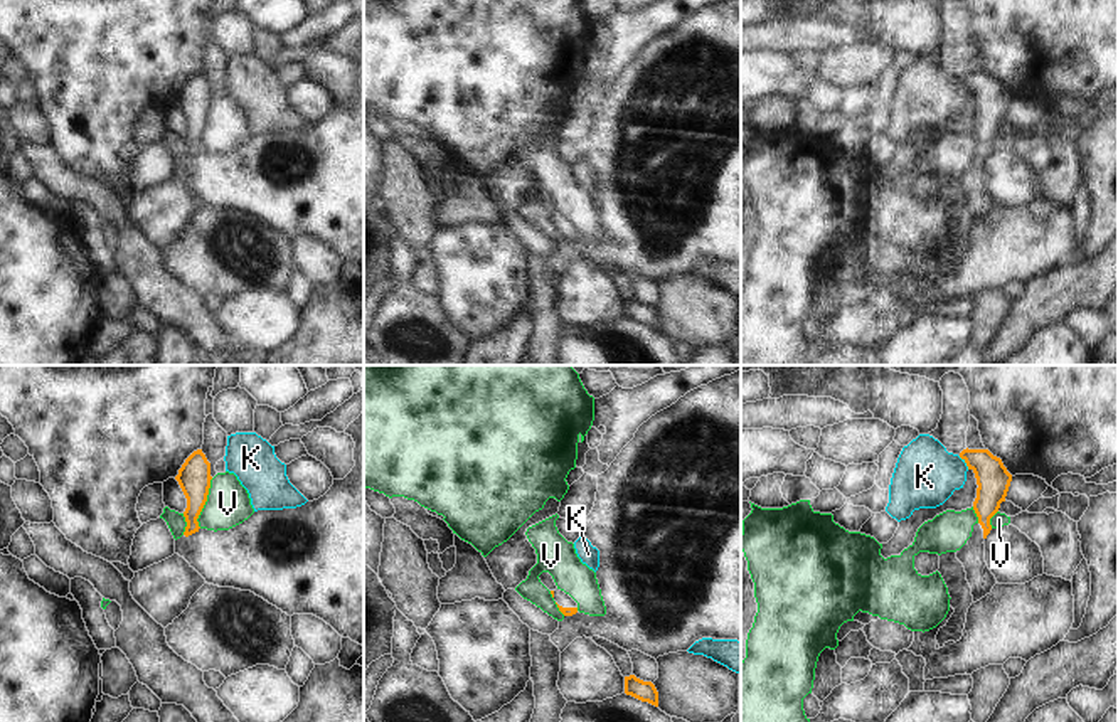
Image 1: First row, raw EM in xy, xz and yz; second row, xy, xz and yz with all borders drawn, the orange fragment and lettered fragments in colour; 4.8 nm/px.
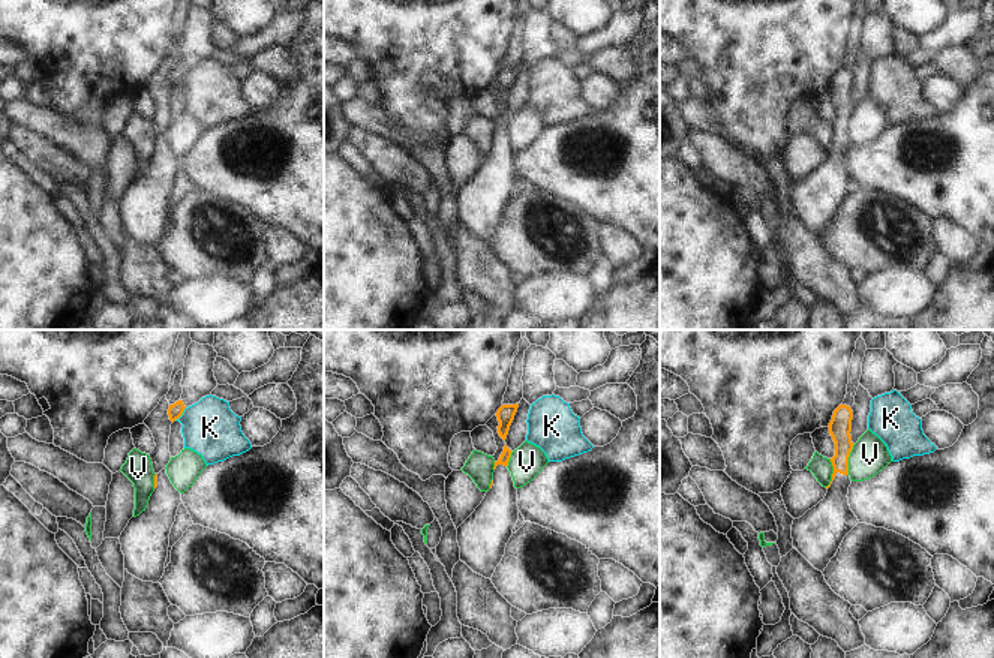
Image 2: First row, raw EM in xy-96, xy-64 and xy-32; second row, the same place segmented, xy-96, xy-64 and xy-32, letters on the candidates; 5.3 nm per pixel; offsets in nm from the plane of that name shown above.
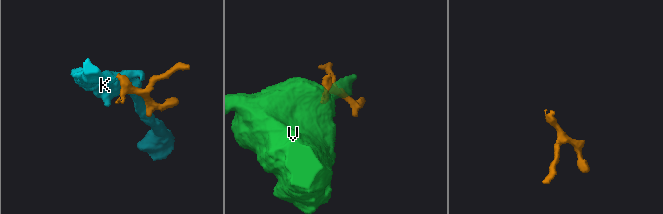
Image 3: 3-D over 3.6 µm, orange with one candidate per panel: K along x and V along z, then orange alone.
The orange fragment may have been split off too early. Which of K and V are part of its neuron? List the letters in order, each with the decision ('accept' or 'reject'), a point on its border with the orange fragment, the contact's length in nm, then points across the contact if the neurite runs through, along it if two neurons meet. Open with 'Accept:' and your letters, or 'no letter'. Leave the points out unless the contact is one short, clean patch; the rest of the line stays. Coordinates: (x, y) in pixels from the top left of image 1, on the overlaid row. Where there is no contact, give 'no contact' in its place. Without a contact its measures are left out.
Accept: no letter
K: reject | yz (965, 461) | 80 nm | along yz (958, 456), (968, 468)
V: reject | xy (204, 504) | 240 nm

